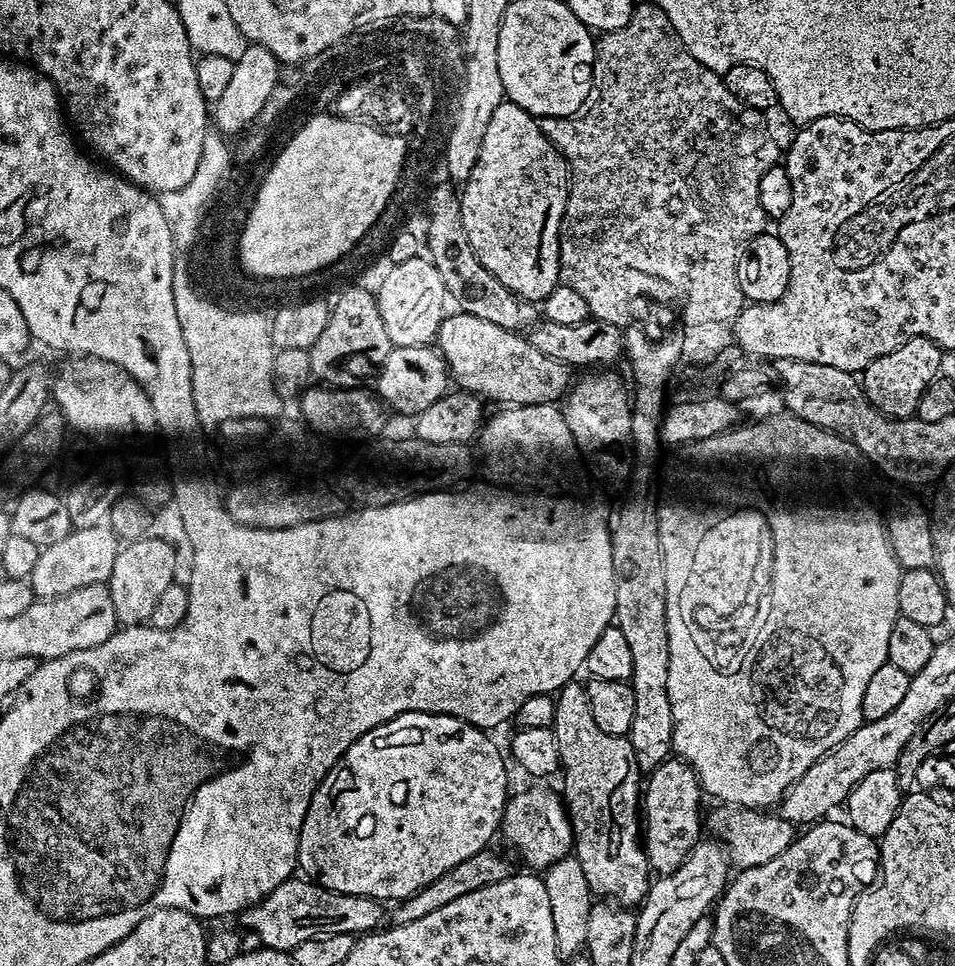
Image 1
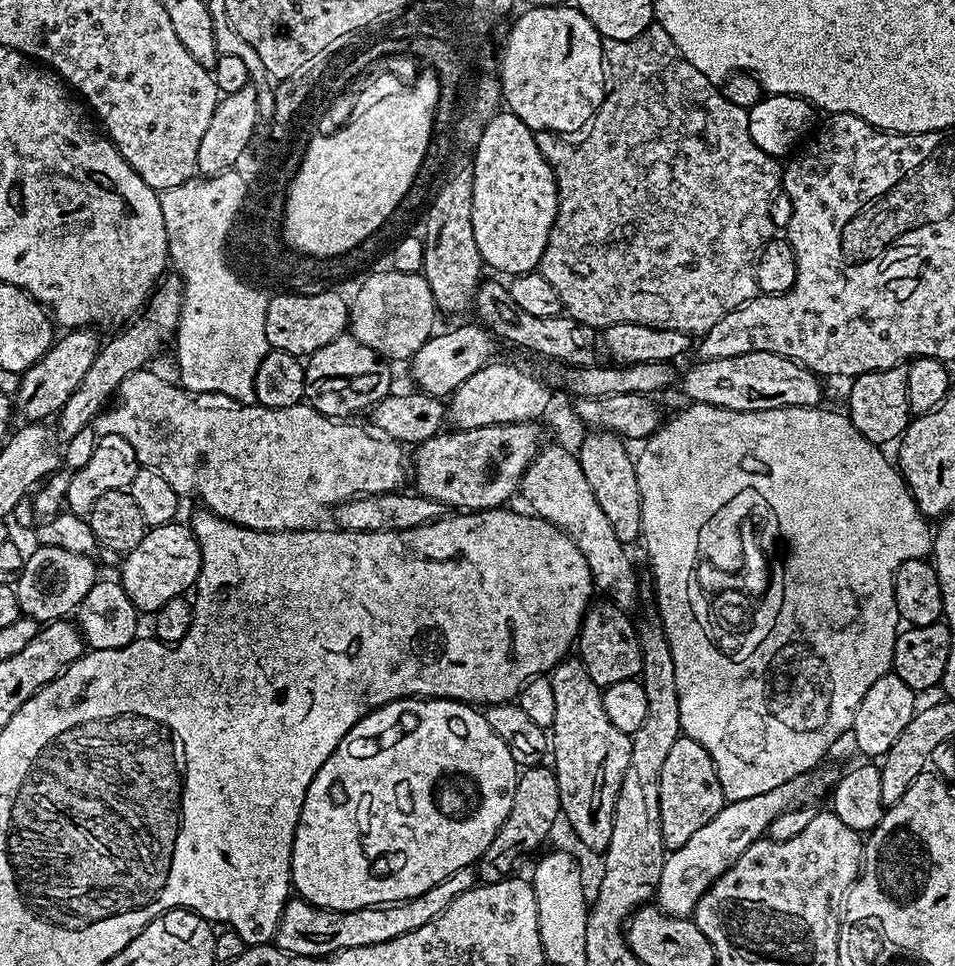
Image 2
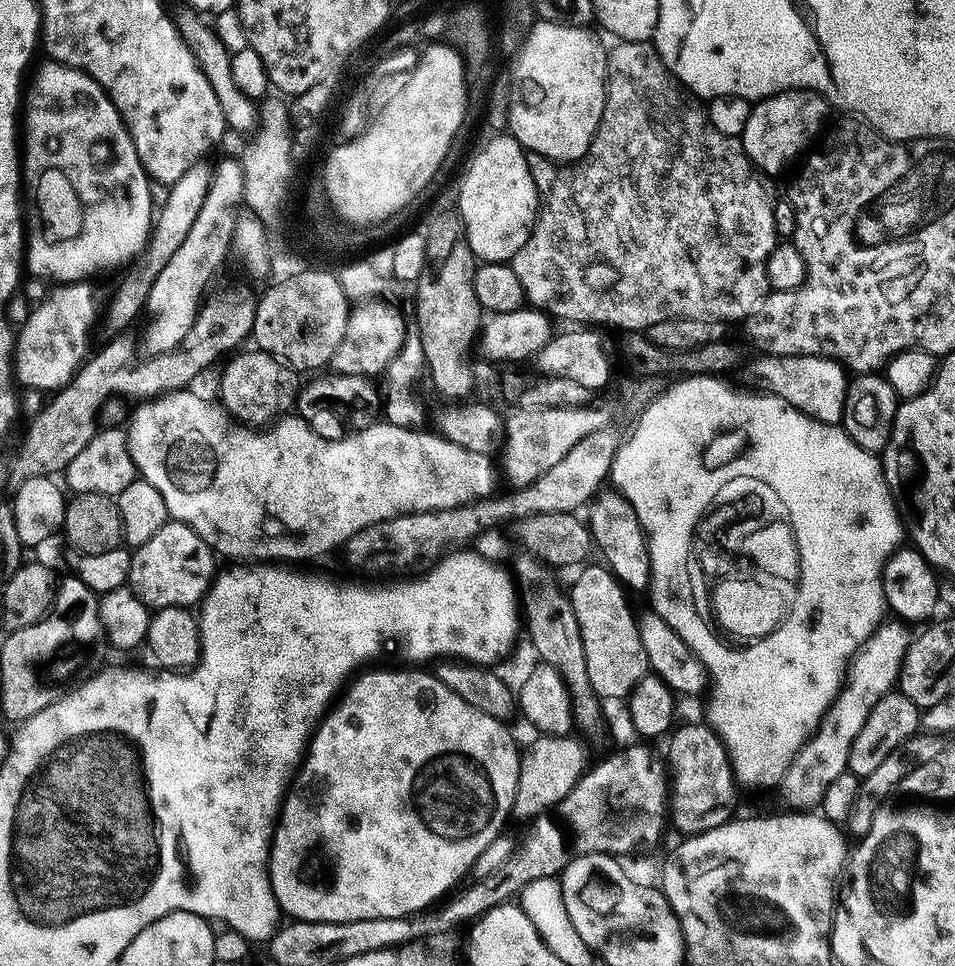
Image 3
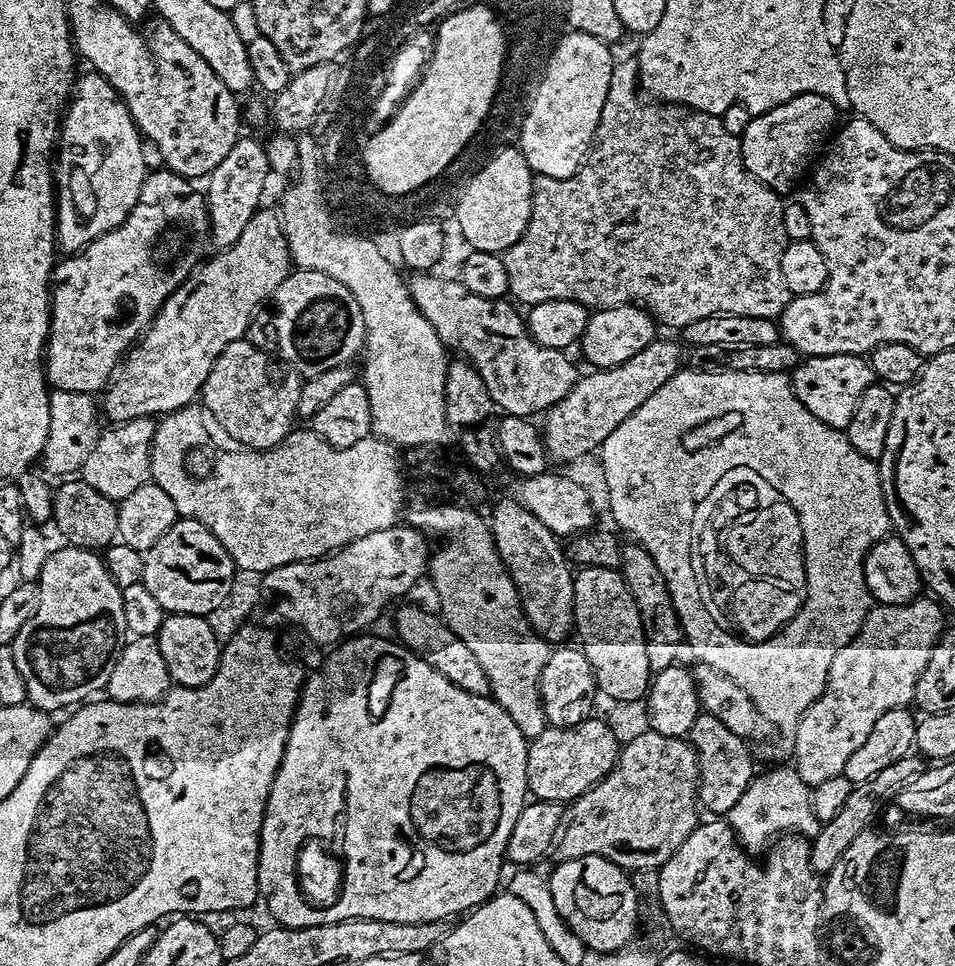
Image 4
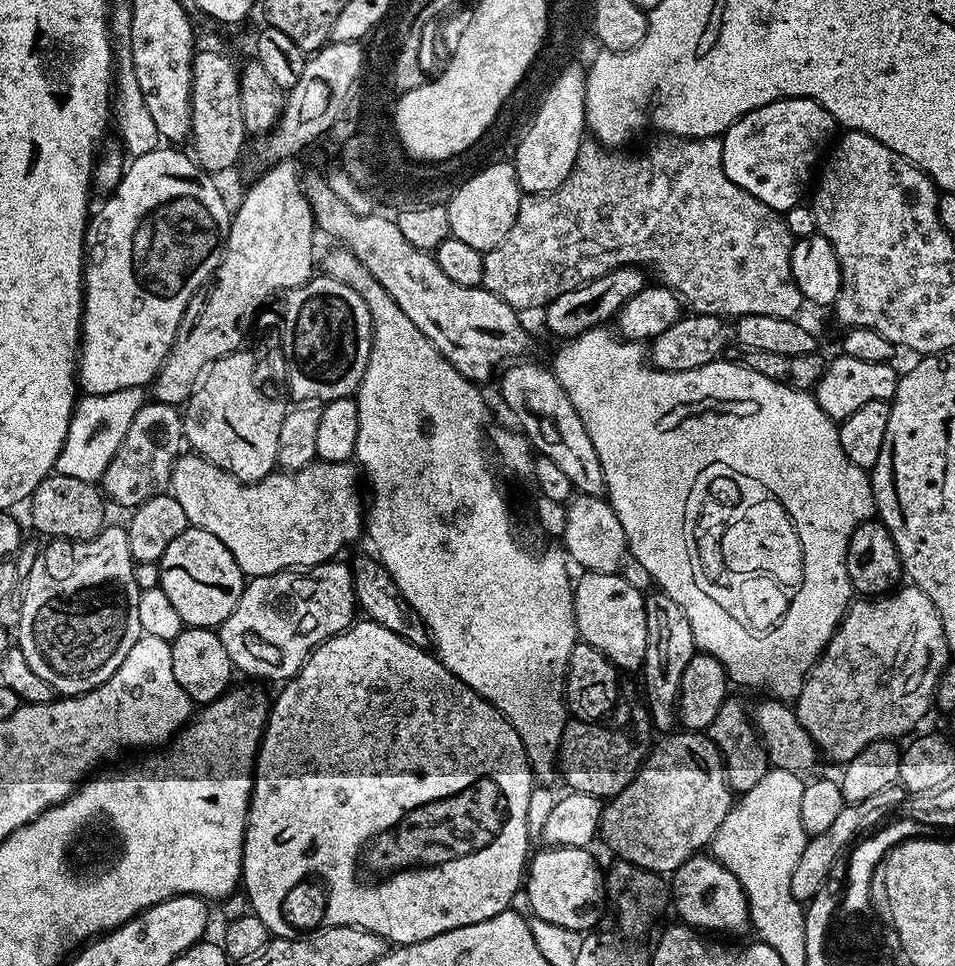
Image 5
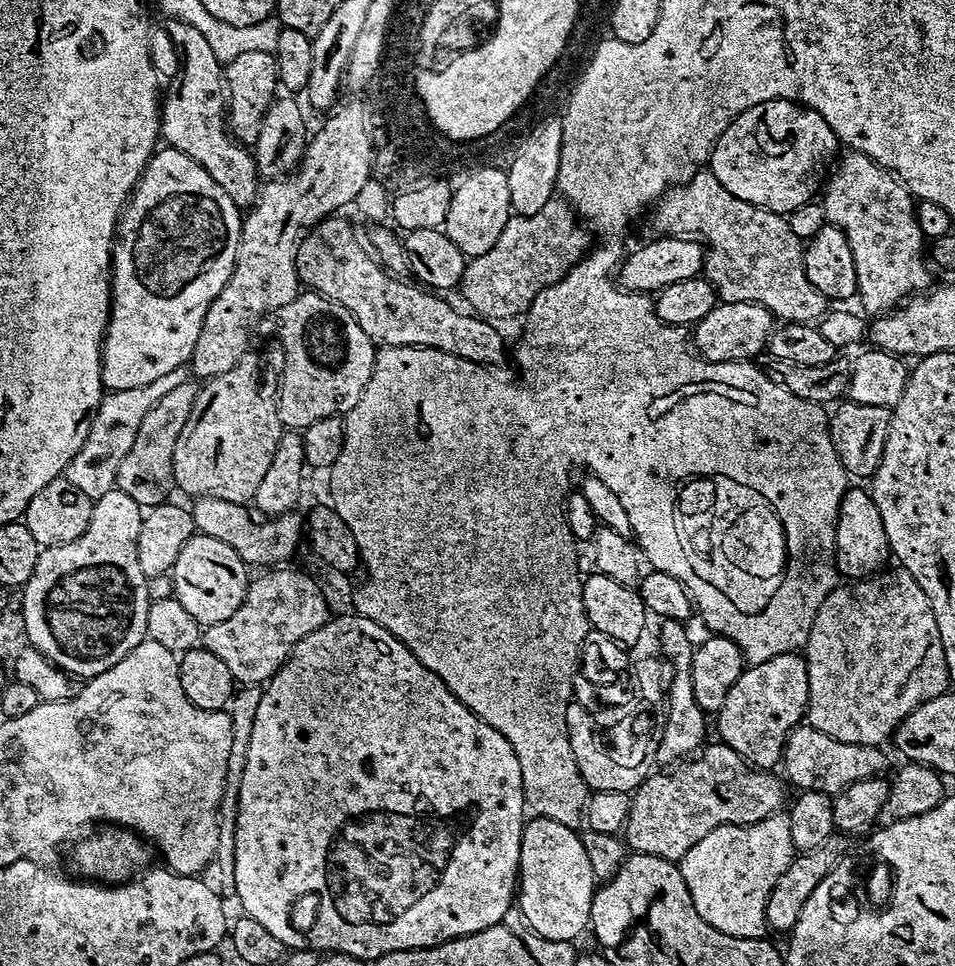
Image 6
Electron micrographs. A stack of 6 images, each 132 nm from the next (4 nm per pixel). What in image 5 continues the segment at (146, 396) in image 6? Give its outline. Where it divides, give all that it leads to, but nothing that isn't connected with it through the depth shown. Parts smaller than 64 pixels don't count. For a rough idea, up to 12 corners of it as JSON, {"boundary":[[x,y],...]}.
{"boundary":[[141,388],[81,395],[55,475],[99,481]]}

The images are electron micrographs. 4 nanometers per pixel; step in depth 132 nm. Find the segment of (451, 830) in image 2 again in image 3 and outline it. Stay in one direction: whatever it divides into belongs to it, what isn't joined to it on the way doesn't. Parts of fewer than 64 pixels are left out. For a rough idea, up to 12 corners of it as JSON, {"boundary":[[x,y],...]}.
{"boundary":[[353,679],[282,805],[285,917],[411,917],[512,815],[509,725]]}

